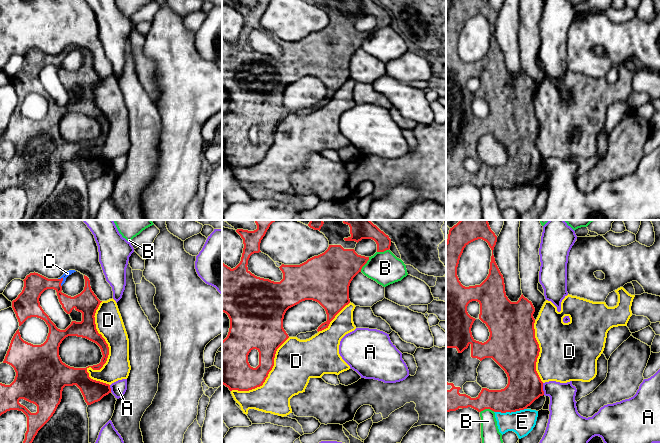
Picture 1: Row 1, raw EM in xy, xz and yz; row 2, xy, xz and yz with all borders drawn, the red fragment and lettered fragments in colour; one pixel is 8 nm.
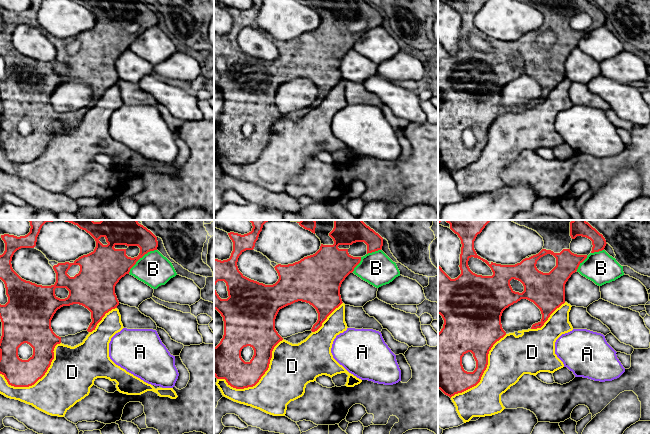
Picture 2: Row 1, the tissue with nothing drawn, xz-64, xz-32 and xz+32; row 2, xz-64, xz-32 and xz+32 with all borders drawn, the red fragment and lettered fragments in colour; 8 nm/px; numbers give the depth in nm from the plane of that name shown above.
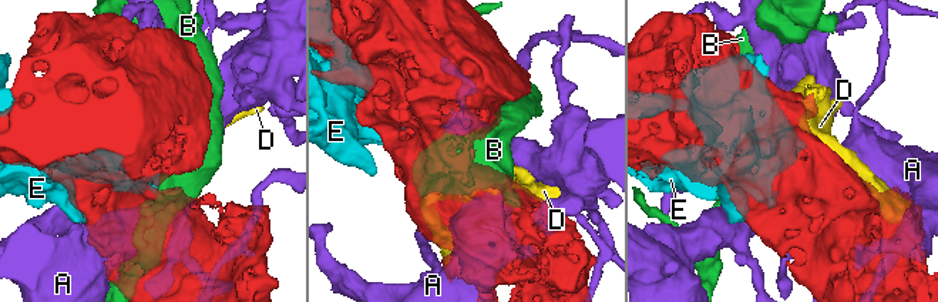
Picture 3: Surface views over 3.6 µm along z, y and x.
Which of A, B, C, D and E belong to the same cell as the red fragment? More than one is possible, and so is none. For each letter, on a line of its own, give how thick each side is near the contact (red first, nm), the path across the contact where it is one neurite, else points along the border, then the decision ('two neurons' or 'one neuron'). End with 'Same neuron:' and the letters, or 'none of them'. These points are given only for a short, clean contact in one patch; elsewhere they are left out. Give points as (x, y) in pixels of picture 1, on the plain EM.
A: calibres 280 and 220 nm; two neurons
B: calibres 320 and 260 nm; two neurons
C: calibres 180 and 50 nm; one neuron
D: calibres 130 and 220 nm; two neurons
E: calibres 280 and 200 nm; two neurons
Same neuron: C

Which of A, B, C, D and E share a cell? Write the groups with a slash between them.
A / B / C / D E

